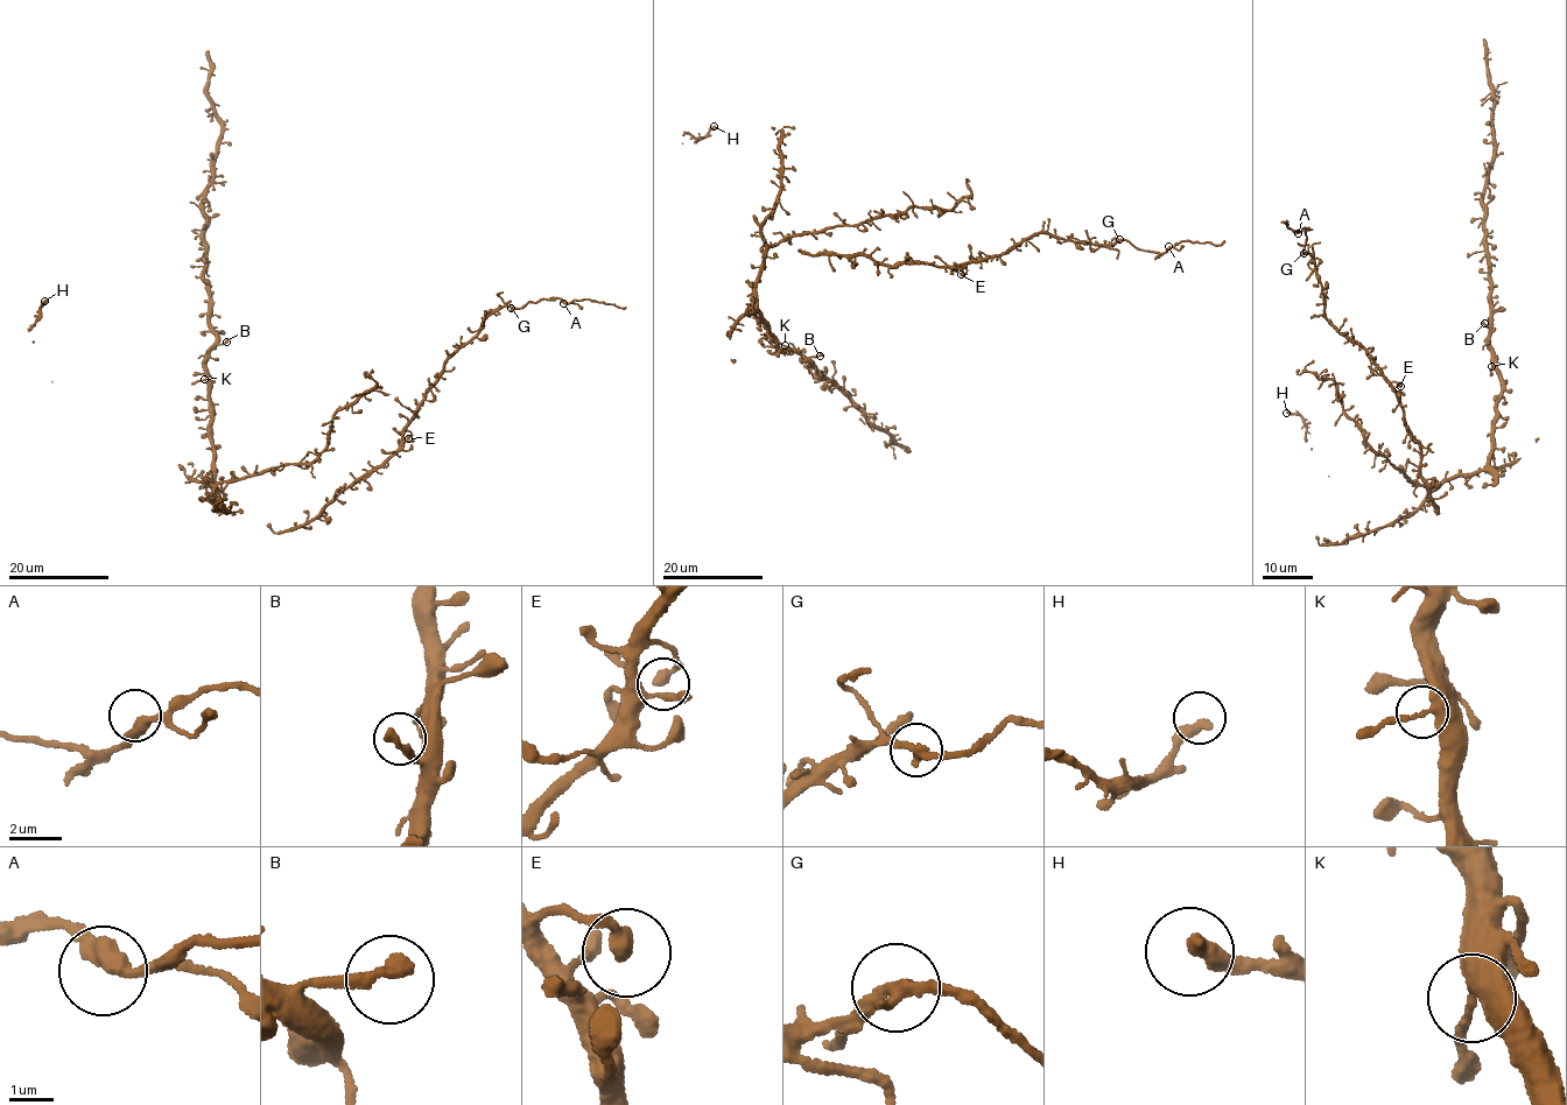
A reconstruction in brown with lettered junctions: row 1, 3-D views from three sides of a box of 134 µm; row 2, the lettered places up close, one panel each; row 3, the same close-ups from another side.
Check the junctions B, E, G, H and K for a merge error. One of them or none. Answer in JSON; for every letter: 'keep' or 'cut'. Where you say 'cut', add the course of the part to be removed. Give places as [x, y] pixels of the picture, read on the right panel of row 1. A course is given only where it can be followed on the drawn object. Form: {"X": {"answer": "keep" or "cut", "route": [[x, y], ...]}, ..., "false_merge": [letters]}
{"B": {"answer": "keep"}, "E": {"answer": "keep"}, "G": {"answer": "cut", "route": [[1304, 253], [1305, 230], [1302, 227], [1298, 232], [1286, 226], [1287, 222], [1280, 223]]}, "H": {"answer": "keep"}, "K": {"answer": "keep"}, "false_merge": ["G"]}

